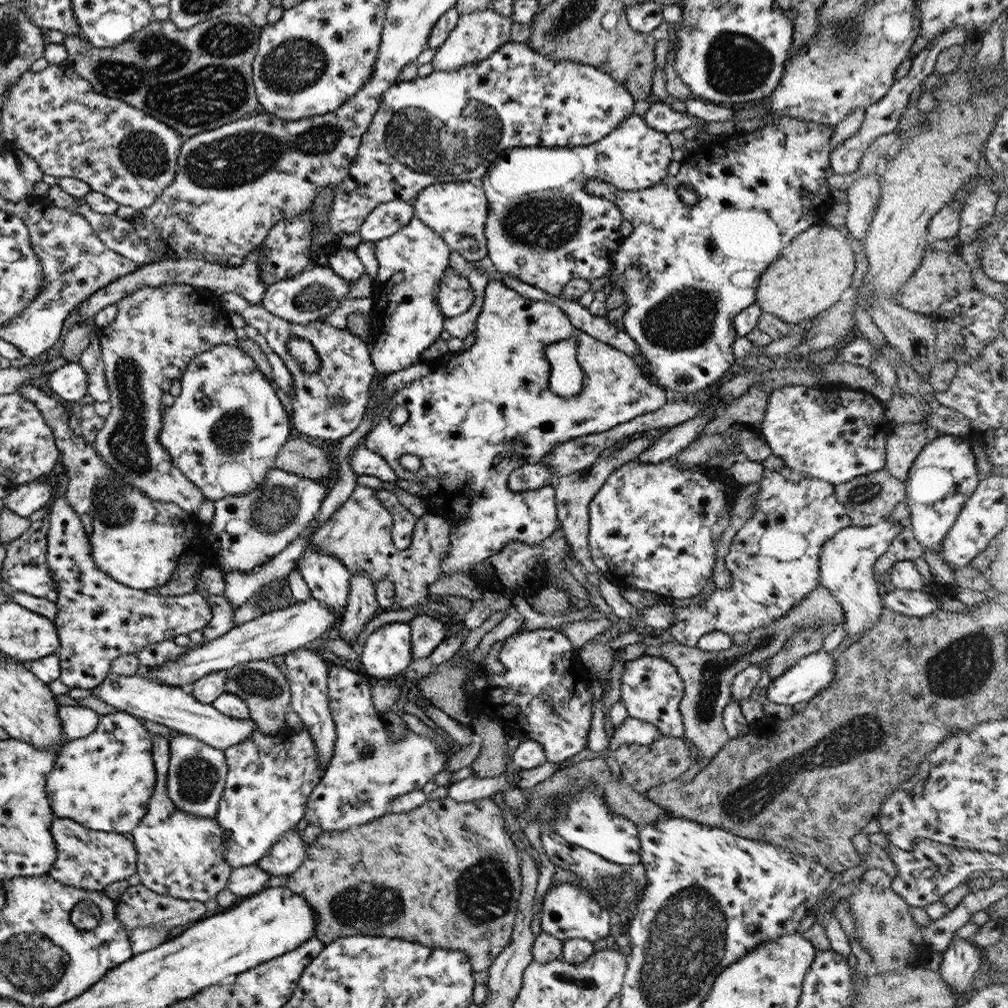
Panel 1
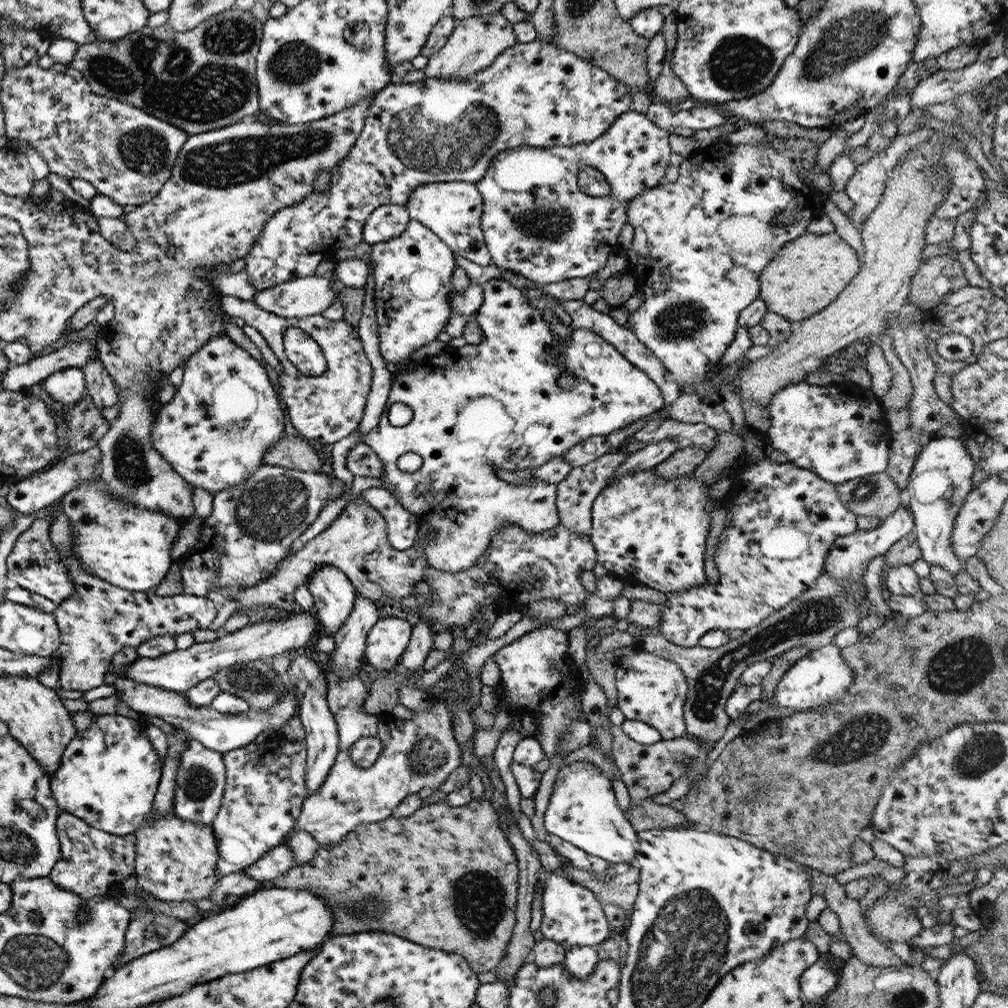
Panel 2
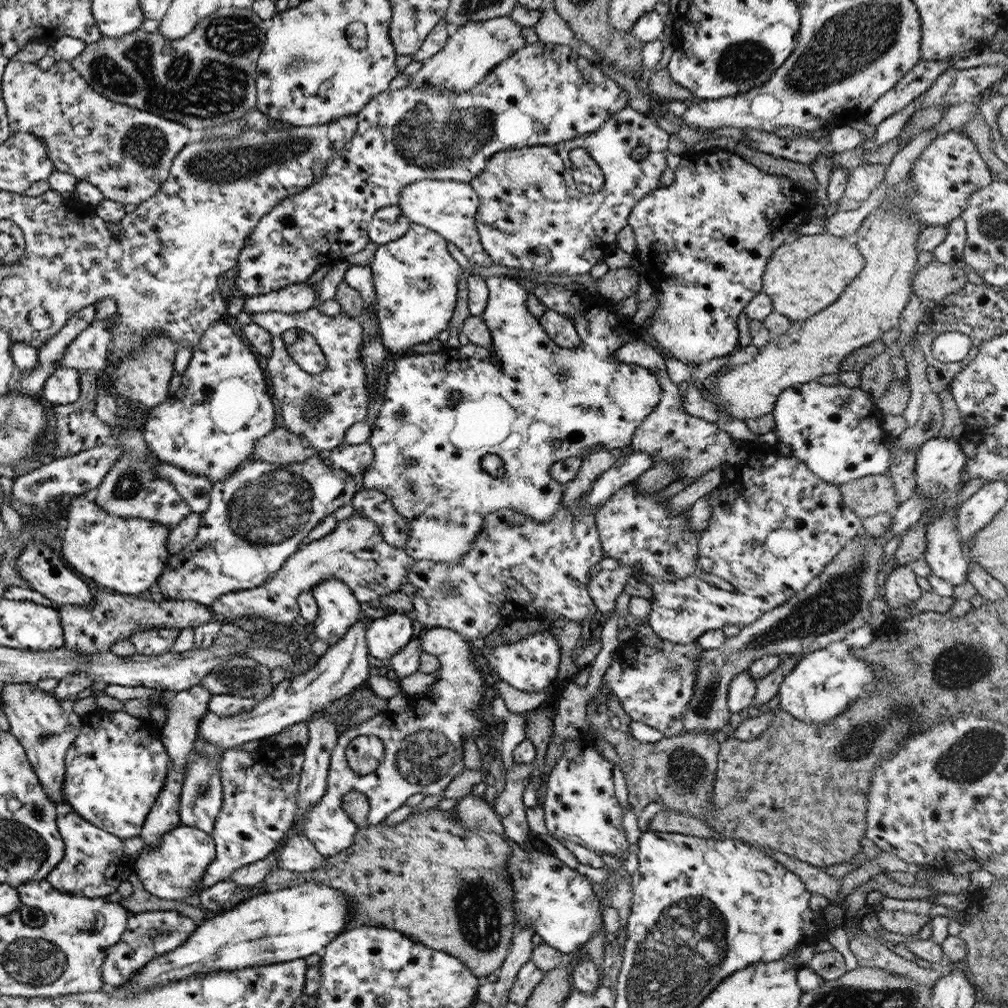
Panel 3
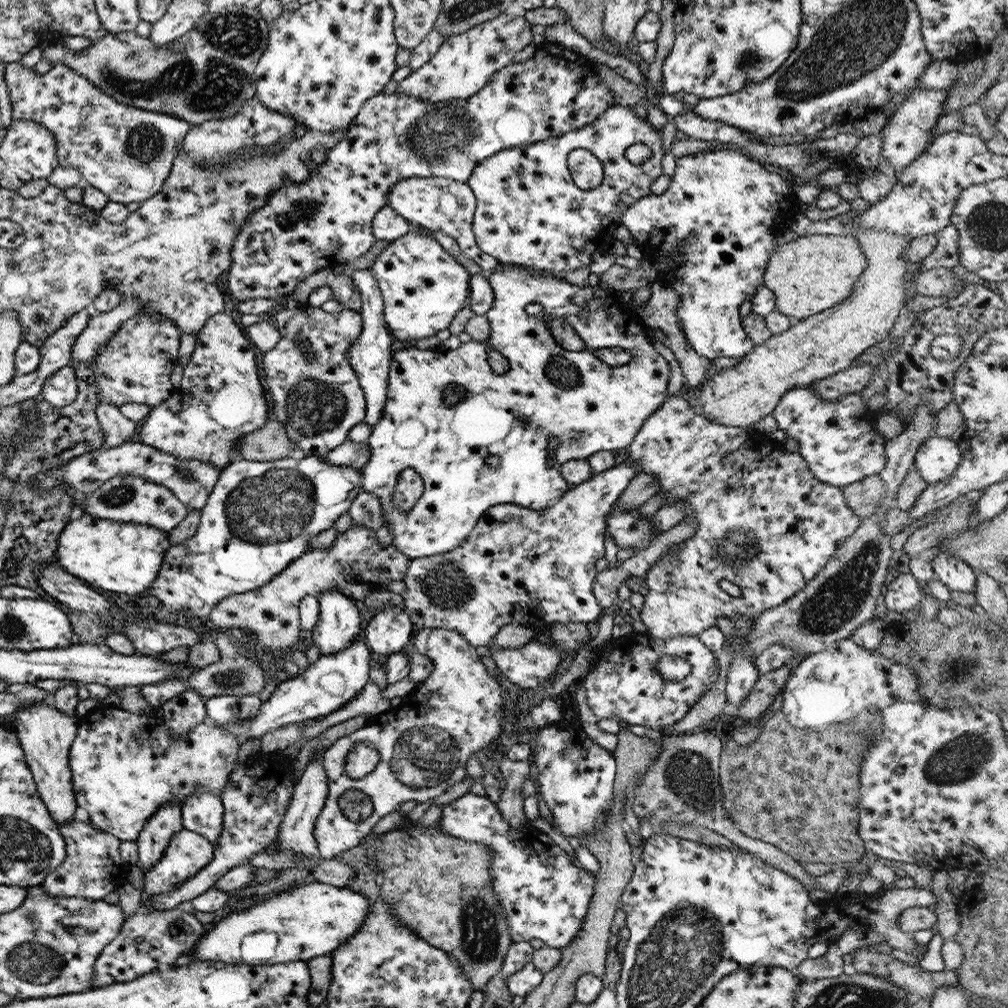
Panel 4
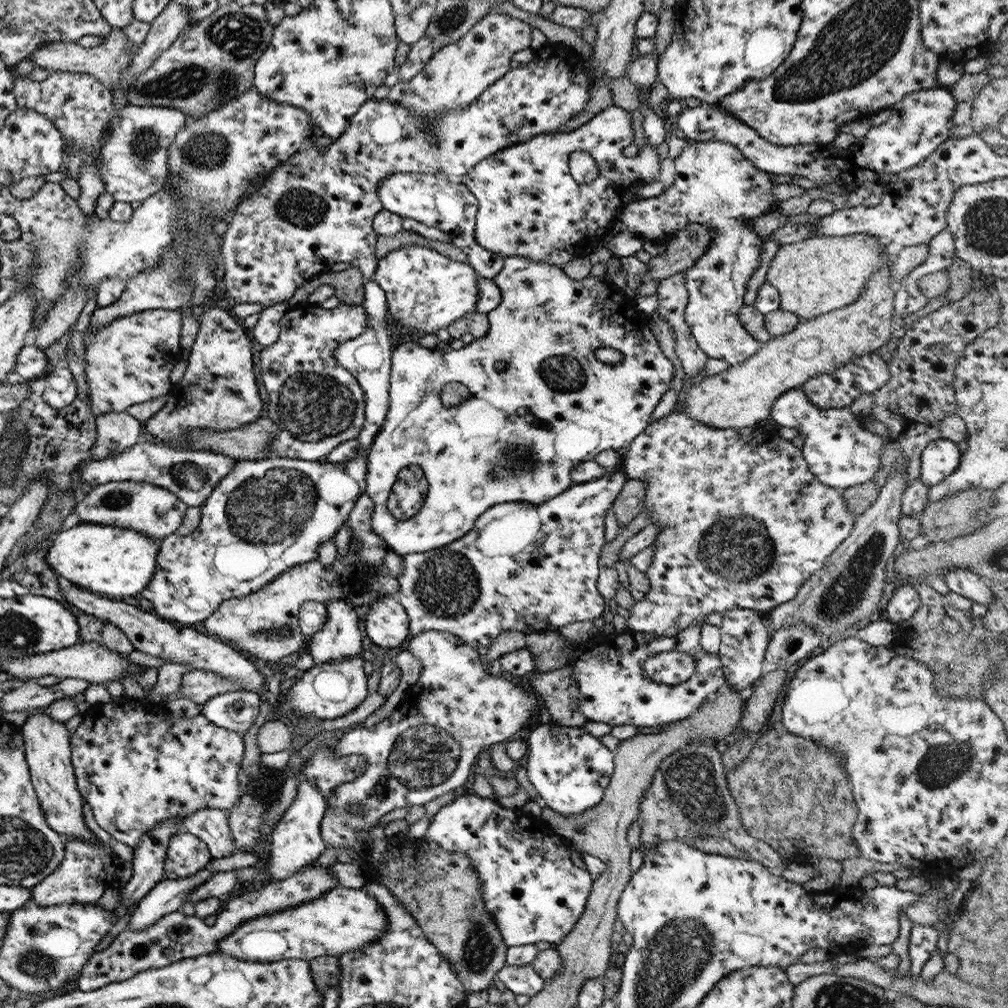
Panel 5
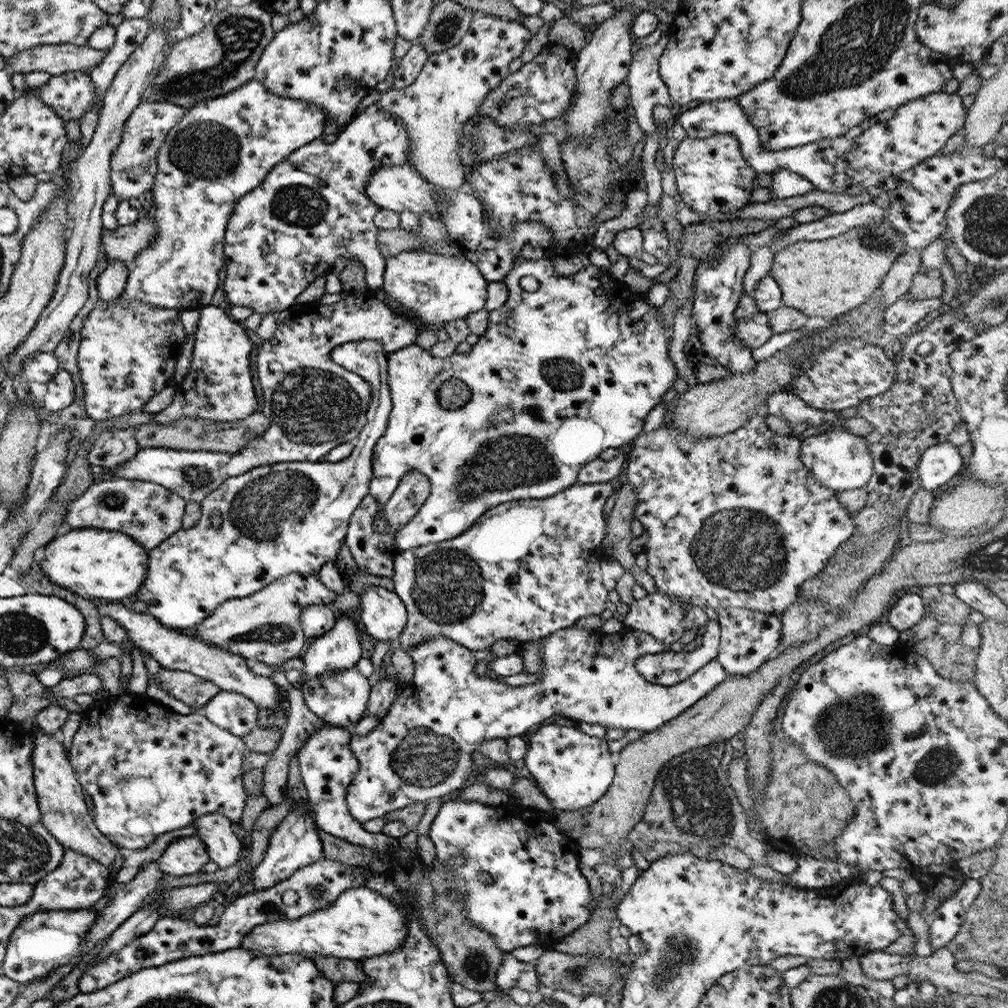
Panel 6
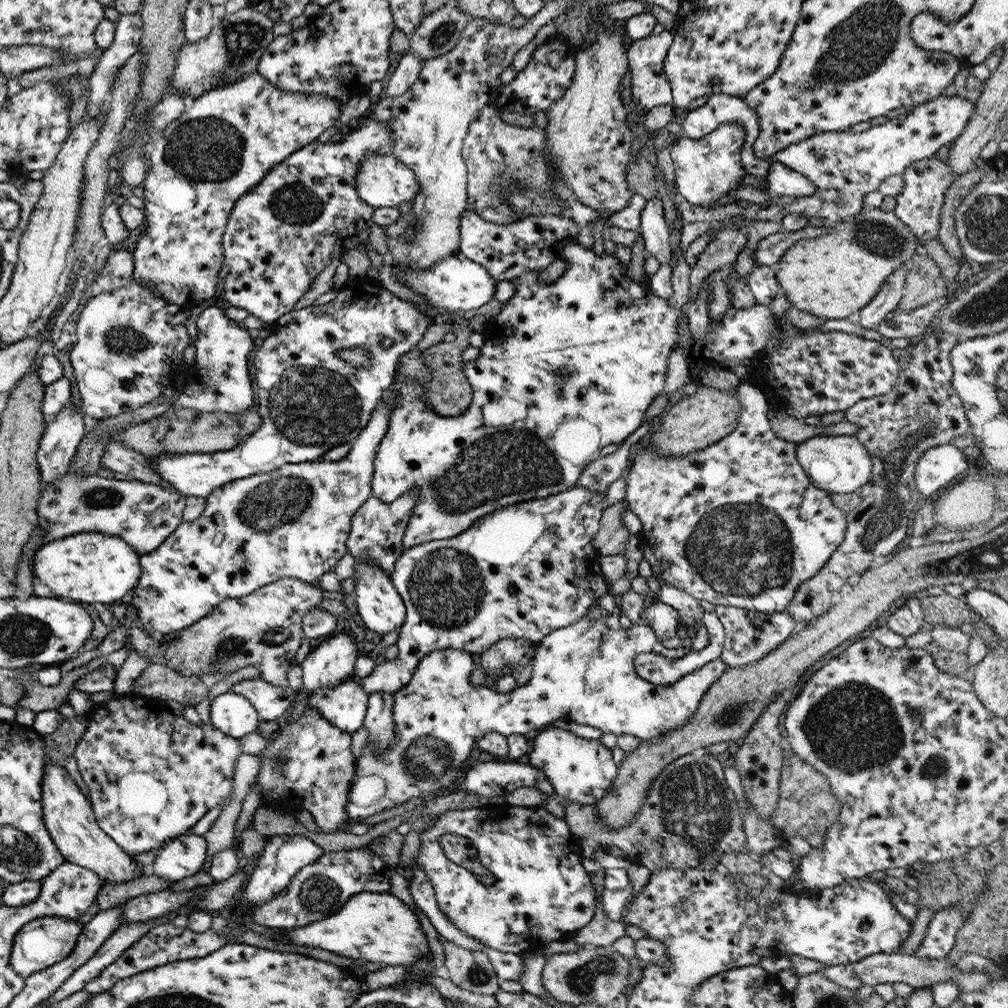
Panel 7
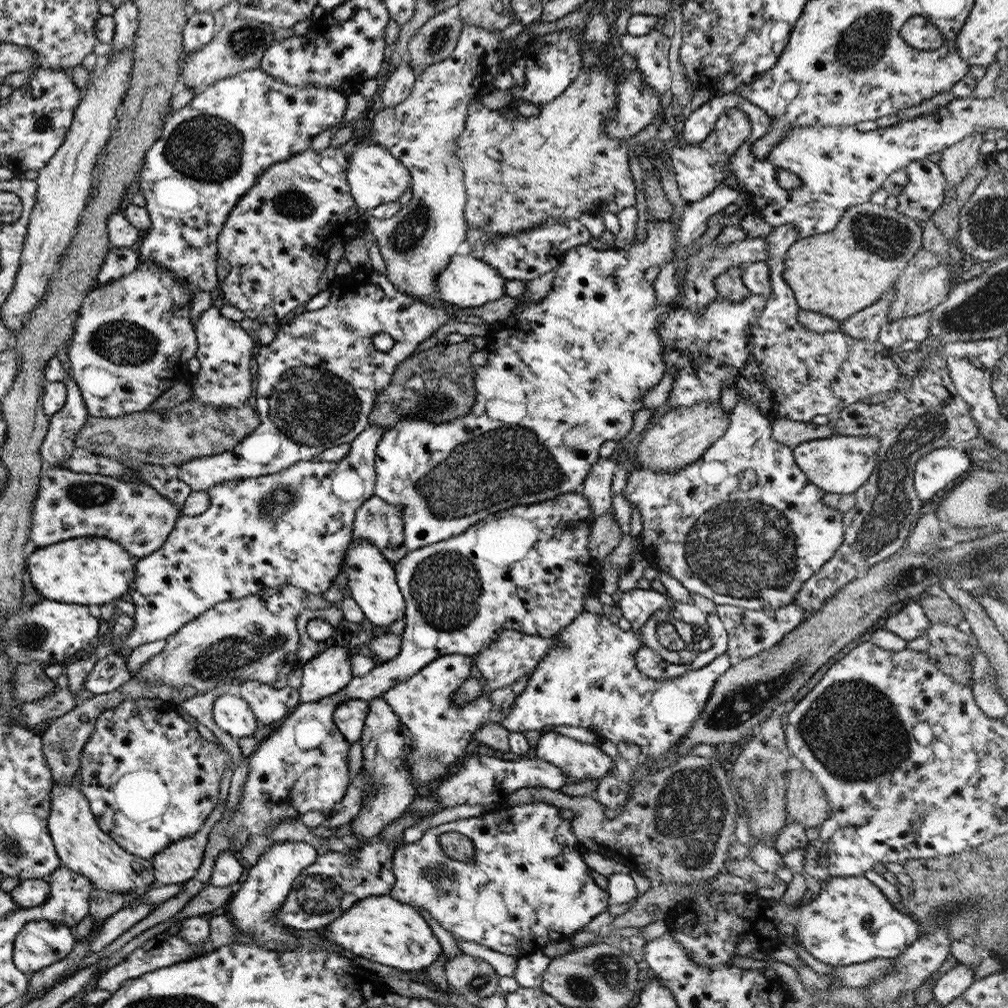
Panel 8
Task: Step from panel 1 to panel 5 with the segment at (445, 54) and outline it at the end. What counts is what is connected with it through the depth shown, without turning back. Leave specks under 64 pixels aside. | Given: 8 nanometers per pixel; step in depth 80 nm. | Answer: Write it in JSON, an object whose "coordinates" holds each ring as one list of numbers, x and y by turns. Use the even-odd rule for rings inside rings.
{"coordinates":[[492,12,475,23,461,38,435,50,431,58,424,64,424,67,417,74,408,78,409,80,389,87,389,92,387,92,383,100,399,103,418,117,423,117,428,126,426,131,429,131,430,120,434,120,439,113,447,113,451,109,462,109,466,107,468,102,473,102,479,98,479,94,482,94,483,90,487,90,491,84,499,81,499,78,510,68,509,59,511,56,515,52,519,52,519,50,529,48,531,39,530,29,531,27,529,25,518,19]]}

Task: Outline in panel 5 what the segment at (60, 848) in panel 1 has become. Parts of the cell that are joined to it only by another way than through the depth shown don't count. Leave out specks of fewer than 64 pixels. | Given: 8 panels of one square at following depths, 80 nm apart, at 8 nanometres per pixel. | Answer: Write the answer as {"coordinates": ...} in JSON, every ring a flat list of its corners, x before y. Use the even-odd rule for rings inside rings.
{"coordinates":[[63,836,64,855,61,862,55,867,51,874,48,874,41,882,31,888,31,899,37,906,61,906,73,903,89,903,95,905,99,897,107,888,117,887,117,878,120,874,121,865,113,853,111,846,101,839,98,841,88,841,87,839,76,839]]}

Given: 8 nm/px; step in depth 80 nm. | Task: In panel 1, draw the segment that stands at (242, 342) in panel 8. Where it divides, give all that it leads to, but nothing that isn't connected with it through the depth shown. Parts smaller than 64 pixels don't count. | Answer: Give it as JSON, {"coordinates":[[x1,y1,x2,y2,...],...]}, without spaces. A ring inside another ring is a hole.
{"coordinates":[[221,344,196,354,185,367,180,380,180,393,173,404,162,409,161,427,157,442,165,449,172,464,179,468,189,482,209,501,225,496,245,495,257,489,270,469,277,453,290,435,290,418,269,381,241,348]]}

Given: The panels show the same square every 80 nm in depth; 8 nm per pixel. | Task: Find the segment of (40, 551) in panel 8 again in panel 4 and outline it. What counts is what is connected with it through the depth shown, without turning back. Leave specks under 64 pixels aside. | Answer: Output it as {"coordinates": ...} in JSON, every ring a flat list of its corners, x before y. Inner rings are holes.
{"coordinates":[[82,513,63,527,54,552,58,554,59,568,90,589,134,596,155,581,168,545,168,534,154,526,94,519,89,513]]}

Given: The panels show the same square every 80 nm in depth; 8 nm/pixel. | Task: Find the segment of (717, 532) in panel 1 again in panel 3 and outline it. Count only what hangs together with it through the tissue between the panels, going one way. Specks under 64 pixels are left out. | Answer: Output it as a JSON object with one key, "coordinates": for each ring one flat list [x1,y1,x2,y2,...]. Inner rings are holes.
{"coordinates":[[633,483,626,484,615,492,615,496,607,498,603,506,595,512,594,523,599,544,605,557,618,560,621,567,637,567,642,574,651,575,655,579,669,583,673,579,685,579,695,575,705,583,722,590,733,592,733,586,712,574,703,574,697,568,696,554,700,531,692,531,688,523,687,512,671,516,665,507,667,504,659,500,659,494,641,494]]}

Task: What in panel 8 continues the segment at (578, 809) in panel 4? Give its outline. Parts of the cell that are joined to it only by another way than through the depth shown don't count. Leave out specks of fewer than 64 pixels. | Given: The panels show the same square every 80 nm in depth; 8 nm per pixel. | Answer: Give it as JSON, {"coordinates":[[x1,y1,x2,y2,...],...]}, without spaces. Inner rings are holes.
{"coordinates":[[555,731,539,734,532,742,530,755,550,762,566,774,568,782,580,783,585,778,599,782,611,774,614,761,594,743,584,743]]}

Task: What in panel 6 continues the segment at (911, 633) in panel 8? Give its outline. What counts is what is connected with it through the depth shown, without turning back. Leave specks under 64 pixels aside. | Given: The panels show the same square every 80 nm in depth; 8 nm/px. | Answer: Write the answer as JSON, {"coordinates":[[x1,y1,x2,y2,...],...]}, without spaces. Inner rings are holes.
{"coordinates":[[903,594,889,608,886,623,897,632,911,630,923,616,921,598,917,594]]}

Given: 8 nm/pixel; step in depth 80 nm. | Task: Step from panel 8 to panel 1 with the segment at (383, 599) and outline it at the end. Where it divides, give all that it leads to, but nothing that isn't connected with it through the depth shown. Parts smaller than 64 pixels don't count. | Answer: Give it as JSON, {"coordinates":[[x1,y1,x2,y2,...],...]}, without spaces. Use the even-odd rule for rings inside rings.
{"coordinates":[[389,622,376,628,359,648,364,672,375,679,398,678,412,661,407,622]]}

